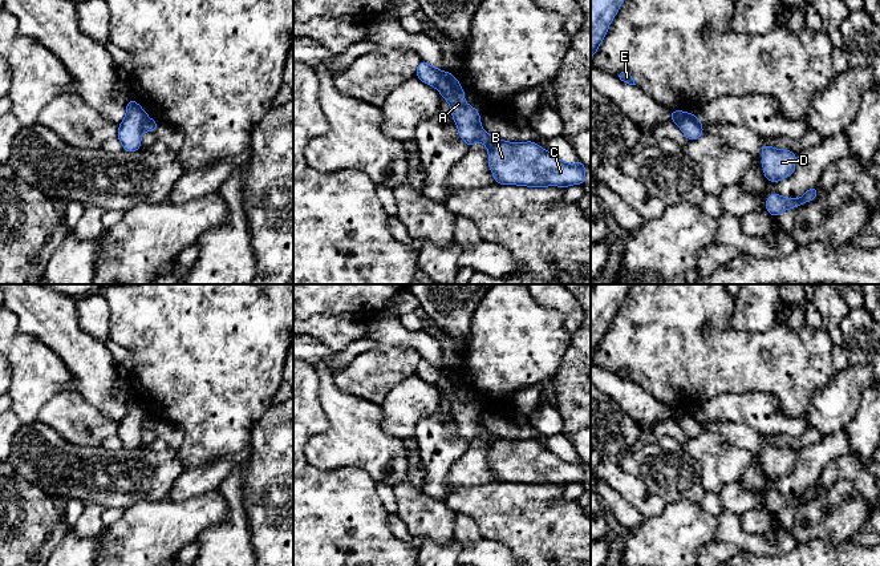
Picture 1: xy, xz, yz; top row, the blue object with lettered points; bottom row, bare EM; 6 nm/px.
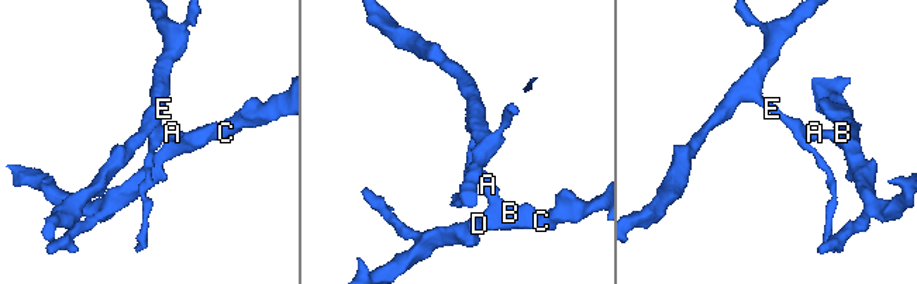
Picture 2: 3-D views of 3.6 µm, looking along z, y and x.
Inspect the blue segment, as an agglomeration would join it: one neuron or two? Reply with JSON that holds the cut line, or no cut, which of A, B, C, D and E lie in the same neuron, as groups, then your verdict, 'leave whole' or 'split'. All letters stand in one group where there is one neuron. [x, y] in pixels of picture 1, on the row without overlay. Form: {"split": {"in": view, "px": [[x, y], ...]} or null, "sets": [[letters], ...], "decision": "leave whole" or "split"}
{"split": {"in": "xz", "px": [[445, 370], [436, 384]]}, "sets": [["A", "B", "C", "D"], ["E"]], "decision": "split"}

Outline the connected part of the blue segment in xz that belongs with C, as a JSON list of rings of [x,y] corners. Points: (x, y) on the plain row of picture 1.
[[[445,369],[437,381],[437,388],[450,401],[451,412],[459,428],[459,434],[470,445],[474,440],[483,440],[488,448],[488,465],[498,482],[519,482],[530,485],[584,482],[585,464],[579,457],[575,462],[565,461],[552,453],[548,448],[542,446],[534,438],[528,440],[507,440],[491,434],[480,424],[479,409],[465,400],[465,389],[459,379],[450,371]]]

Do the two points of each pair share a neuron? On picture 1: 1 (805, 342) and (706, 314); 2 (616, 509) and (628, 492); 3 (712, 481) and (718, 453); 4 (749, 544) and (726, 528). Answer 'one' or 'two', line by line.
1: one
2: two
3: one
4: one

